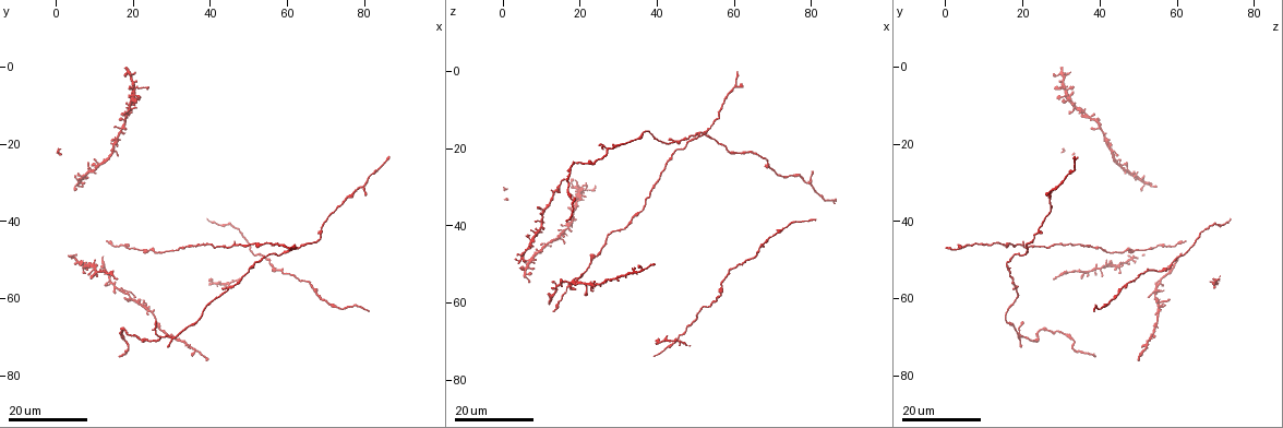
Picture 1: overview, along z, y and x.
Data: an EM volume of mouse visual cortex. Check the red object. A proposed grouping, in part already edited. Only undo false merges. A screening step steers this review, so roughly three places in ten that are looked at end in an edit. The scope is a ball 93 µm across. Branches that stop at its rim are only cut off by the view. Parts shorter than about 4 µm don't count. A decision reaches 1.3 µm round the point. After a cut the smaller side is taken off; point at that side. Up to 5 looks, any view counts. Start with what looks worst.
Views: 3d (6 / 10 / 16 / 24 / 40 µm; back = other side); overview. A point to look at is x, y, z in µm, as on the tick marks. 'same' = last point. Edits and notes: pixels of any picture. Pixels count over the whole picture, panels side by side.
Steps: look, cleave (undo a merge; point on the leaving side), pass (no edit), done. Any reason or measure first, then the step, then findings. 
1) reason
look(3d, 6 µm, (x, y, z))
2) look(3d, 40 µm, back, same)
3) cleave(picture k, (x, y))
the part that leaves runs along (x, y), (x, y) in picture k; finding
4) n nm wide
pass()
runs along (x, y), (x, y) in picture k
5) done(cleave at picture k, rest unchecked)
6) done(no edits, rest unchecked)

side arm on a straight run
look(3d, 16 µm, (68.5, 42.5, 24.5))

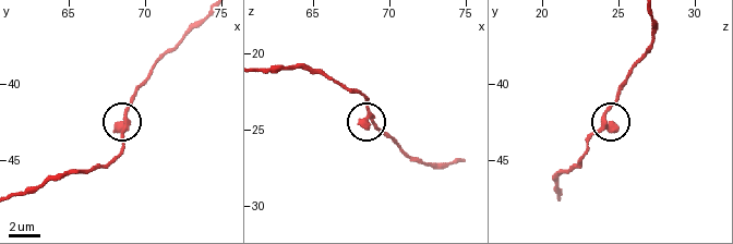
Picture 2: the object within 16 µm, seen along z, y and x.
look(3d, 6 µm, (68.8, 42.4, 24.0))

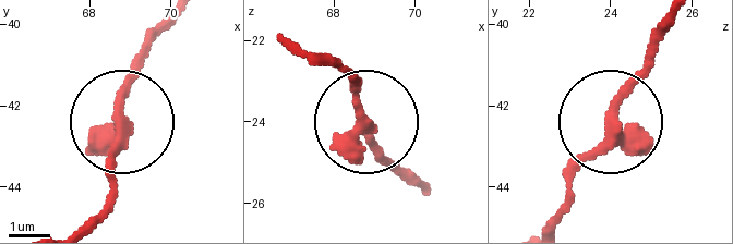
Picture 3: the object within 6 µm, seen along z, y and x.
pass()
runs along (322, 55), (353, 83), (392, 172) in picture 3; continuous, no second neuron

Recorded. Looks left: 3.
arms part here
look(3d, 16 µm, (27.5, 70.5, 19.5))

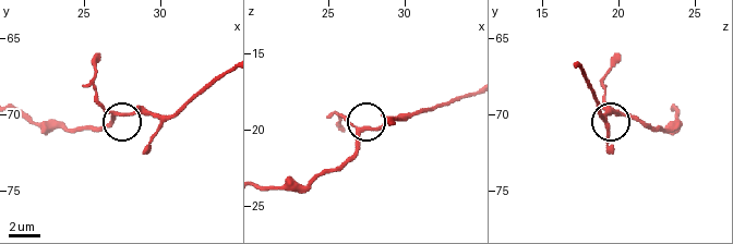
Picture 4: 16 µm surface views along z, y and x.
zoom in
look(3d, 6 µm, (26.8, 70.0, 20.4))

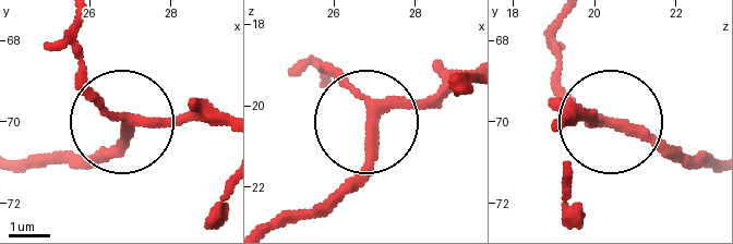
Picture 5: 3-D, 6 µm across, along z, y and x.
pass()
one neuron here

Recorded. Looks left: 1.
done(no edits, rest unchecked)

